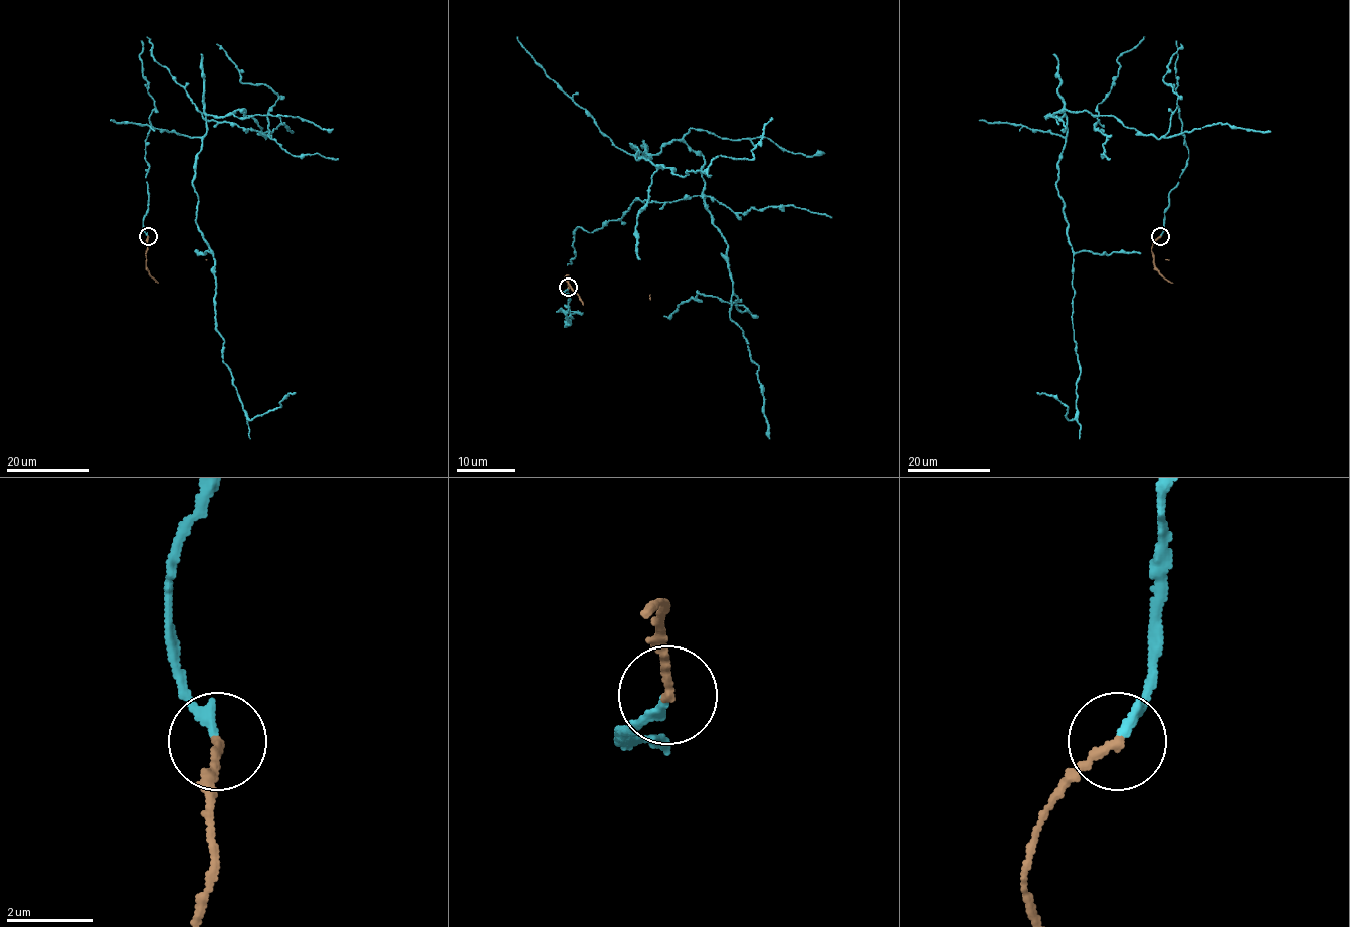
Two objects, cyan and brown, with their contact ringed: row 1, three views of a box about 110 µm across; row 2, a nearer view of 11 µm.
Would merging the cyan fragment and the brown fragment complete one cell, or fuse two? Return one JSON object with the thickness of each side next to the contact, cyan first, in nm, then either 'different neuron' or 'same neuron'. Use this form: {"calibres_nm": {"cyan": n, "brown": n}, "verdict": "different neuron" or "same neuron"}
{"calibres_nm": {"cyan": 240, "brown": 180}, "verdict": "same neuron"}

